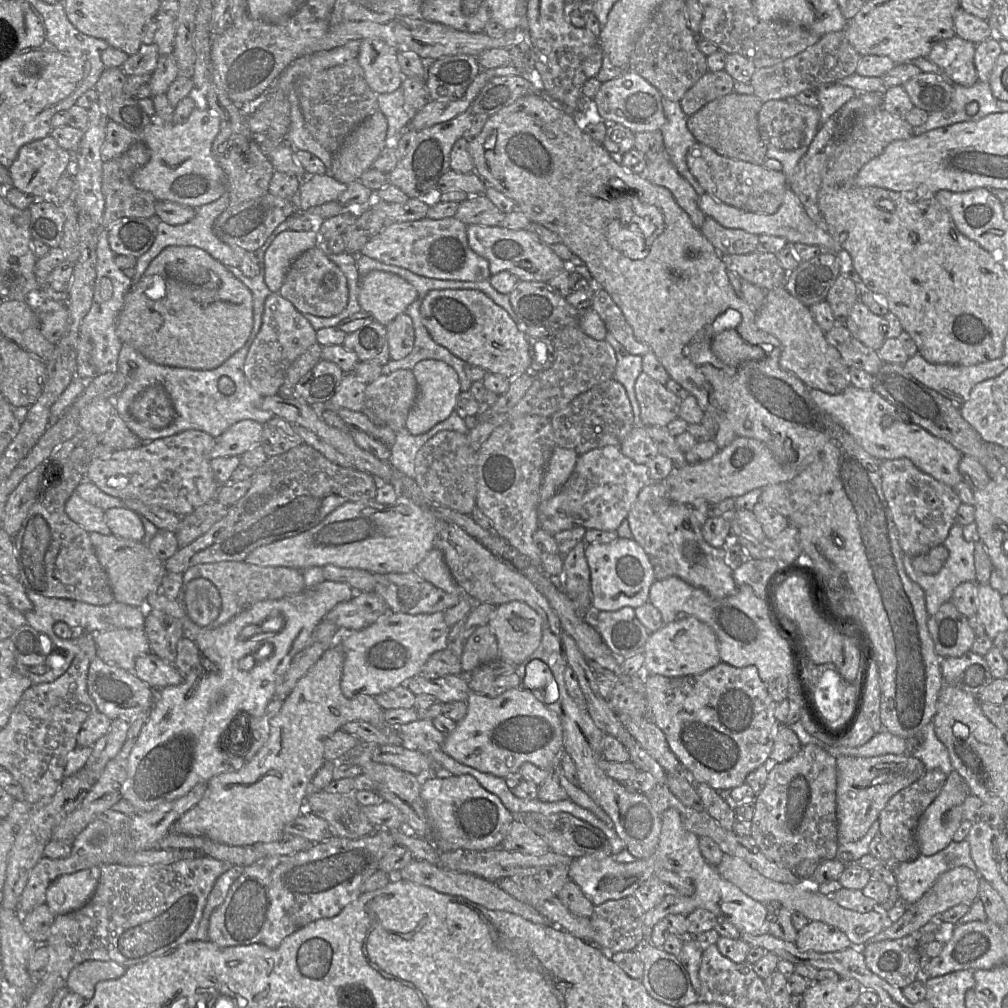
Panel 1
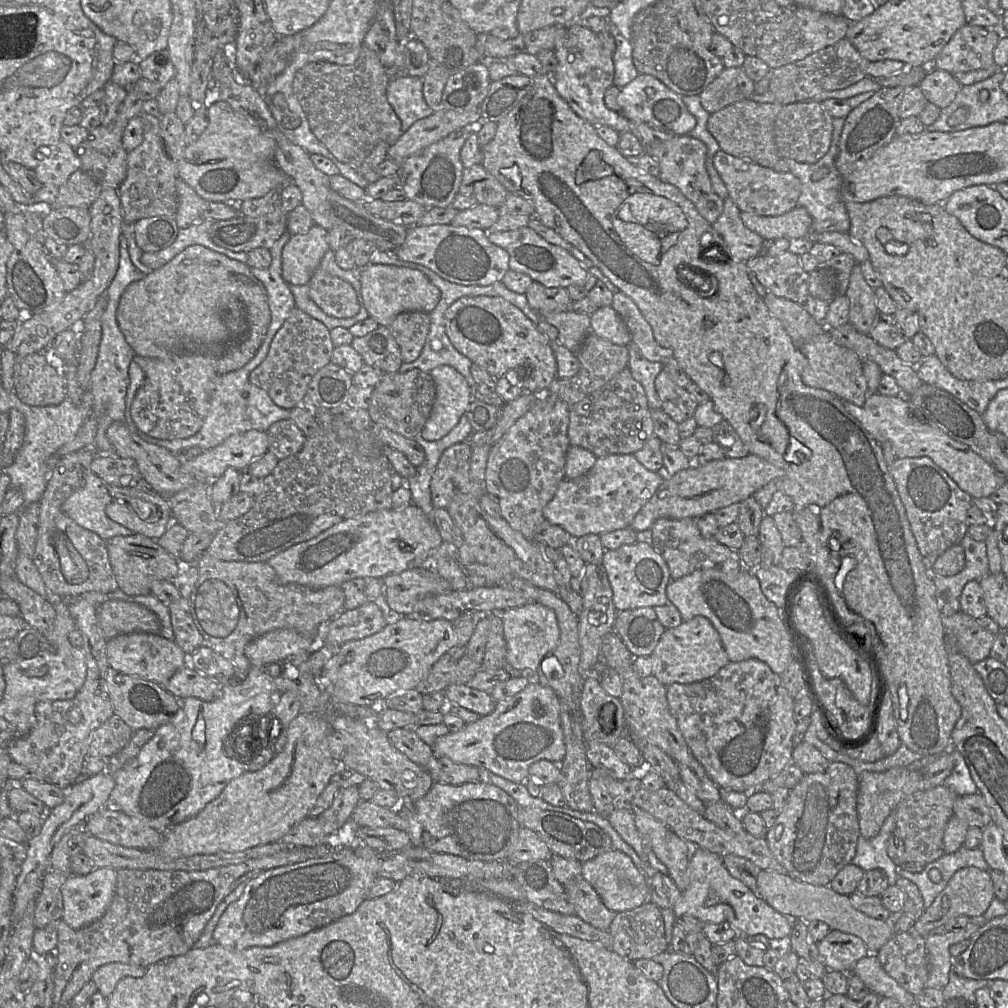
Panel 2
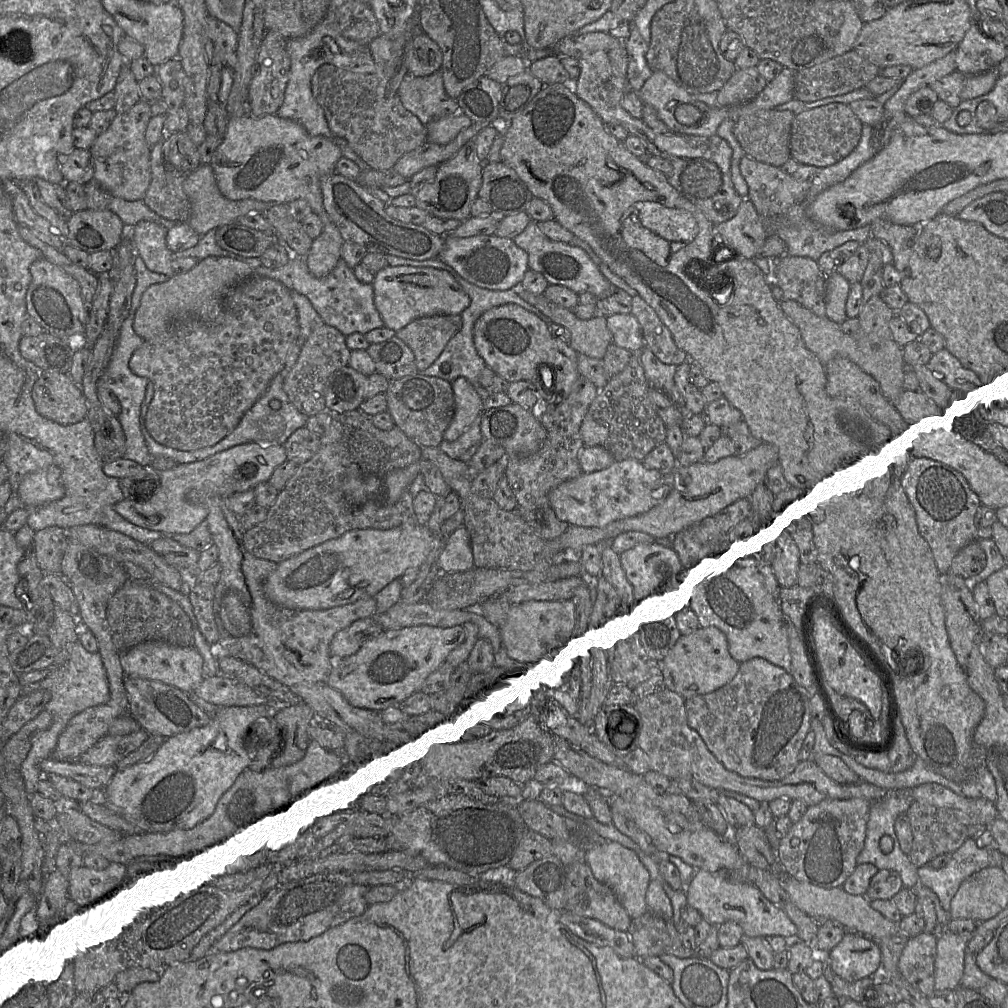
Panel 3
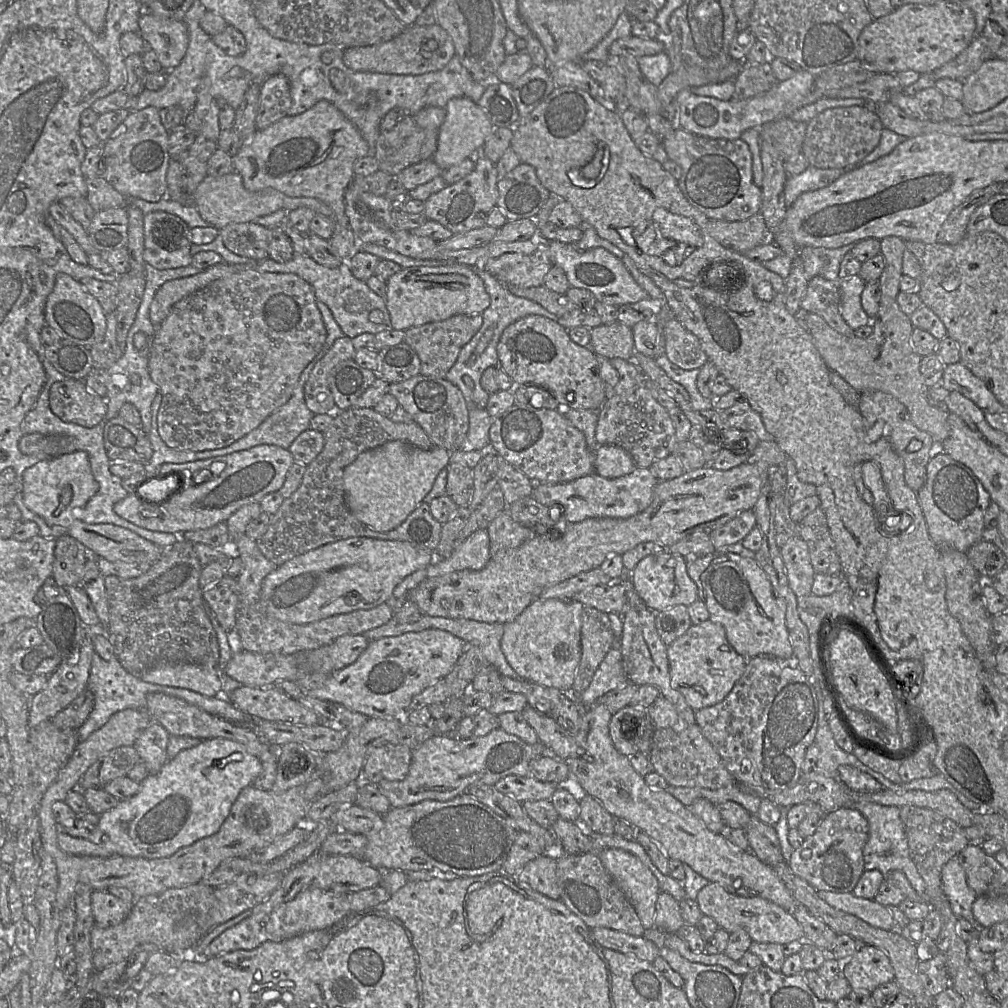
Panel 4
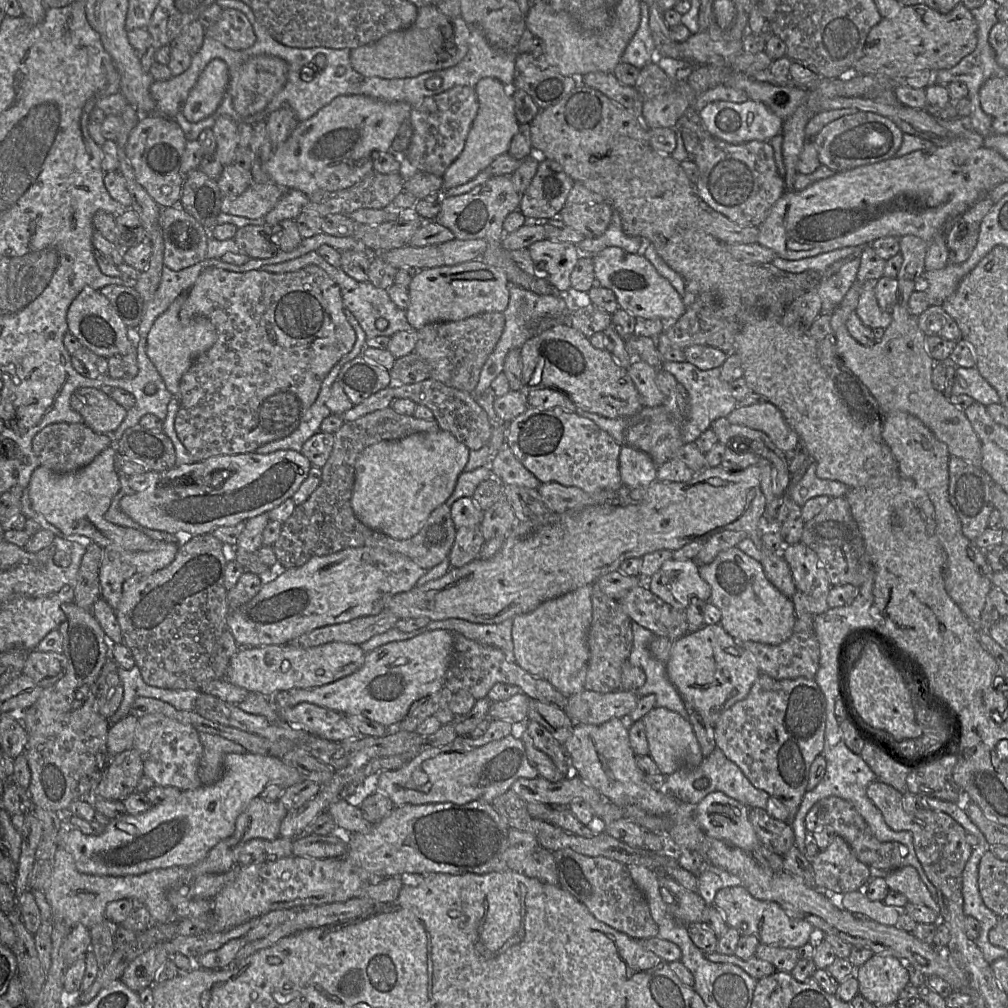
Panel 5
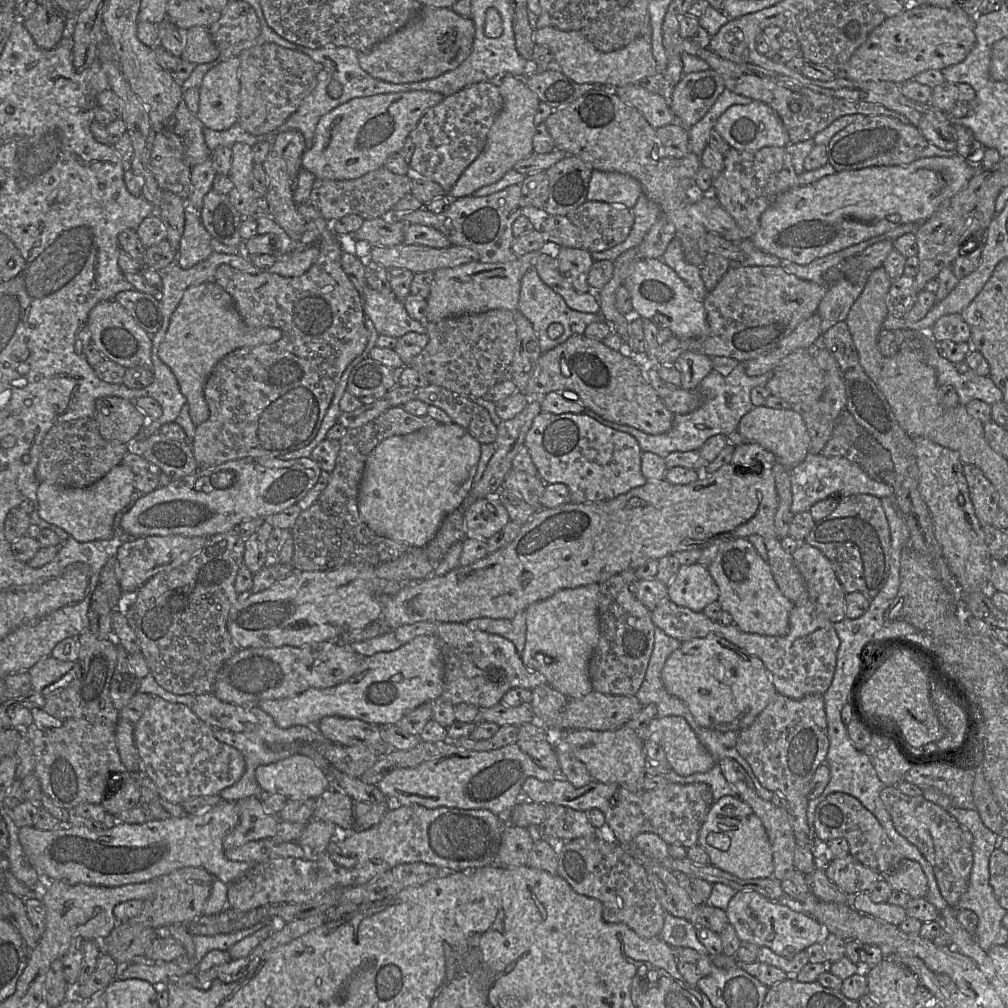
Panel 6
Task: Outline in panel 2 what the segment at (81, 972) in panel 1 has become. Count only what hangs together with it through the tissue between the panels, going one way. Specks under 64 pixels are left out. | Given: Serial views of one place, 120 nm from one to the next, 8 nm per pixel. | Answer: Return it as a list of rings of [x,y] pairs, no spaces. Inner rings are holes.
[[[109,963],[99,967],[93,974],[91,982],[98,989],[98,992],[109,997],[117,983],[126,977],[142,977],[146,973],[146,967],[123,963]]]

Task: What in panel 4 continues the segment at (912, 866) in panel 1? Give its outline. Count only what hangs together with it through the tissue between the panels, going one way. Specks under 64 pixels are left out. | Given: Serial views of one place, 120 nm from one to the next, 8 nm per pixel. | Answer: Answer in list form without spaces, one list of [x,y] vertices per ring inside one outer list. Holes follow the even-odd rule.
[[[957,856],[943,866],[941,880],[944,893],[955,916],[970,921],[977,931],[984,928],[974,919],[972,905],[978,896],[968,885],[966,872]]]

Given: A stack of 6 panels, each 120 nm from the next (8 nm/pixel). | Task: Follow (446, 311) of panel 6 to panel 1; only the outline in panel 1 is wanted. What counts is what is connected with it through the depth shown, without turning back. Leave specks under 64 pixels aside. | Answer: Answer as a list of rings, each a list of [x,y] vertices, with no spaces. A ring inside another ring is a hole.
[[[373,270],[360,278],[361,309],[385,327],[418,298],[416,288],[396,274]]]

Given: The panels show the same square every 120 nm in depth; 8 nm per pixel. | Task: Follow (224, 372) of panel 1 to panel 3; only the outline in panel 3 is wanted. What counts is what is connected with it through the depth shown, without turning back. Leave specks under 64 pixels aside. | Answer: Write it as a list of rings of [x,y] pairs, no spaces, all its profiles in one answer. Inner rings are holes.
[[[283,369],[272,379],[268,389],[260,397],[260,399],[243,415],[236,428],[213,446],[191,451],[181,451],[167,447],[155,441],[147,432],[143,422],[141,422],[141,430],[150,454],[152,457],[170,458],[177,464],[184,464],[206,459],[216,453],[245,443],[256,442],[262,445],[283,445],[294,431],[305,427],[308,418],[308,416],[298,411],[297,408],[290,402],[283,389],[283,378],[285,377],[286,372],[287,369]]]

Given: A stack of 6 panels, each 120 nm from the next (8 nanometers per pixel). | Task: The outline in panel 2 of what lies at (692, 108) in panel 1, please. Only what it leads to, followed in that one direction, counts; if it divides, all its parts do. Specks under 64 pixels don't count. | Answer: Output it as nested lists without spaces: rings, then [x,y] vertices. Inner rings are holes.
[[[742,67],[725,68],[700,94],[702,107],[710,114],[755,93],[755,82]]]

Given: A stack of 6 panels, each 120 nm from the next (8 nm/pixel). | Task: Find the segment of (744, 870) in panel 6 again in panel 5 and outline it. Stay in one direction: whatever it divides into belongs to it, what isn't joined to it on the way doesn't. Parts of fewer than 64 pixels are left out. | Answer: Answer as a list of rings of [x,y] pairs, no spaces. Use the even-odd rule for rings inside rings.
[[[725,793],[707,794],[695,807],[703,832],[751,853],[761,842],[749,821],[749,808]]]

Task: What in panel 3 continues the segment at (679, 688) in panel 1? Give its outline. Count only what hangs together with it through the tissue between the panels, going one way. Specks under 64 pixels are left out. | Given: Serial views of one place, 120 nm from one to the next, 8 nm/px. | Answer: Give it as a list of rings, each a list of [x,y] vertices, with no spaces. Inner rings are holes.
[[[764,658],[739,663],[733,679],[724,686],[685,699],[688,725],[696,730],[717,761],[743,778],[777,781],[791,774],[799,763],[799,752],[811,730],[810,699],[807,689],[797,684],[785,669]]]

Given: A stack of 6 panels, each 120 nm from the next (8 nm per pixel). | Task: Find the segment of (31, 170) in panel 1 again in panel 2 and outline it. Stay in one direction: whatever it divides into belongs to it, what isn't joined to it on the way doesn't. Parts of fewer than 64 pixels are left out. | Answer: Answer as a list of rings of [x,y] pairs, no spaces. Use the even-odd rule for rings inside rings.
[[[62,139],[48,148],[34,172],[42,185],[60,187],[72,173],[81,169],[81,162],[75,149]]]

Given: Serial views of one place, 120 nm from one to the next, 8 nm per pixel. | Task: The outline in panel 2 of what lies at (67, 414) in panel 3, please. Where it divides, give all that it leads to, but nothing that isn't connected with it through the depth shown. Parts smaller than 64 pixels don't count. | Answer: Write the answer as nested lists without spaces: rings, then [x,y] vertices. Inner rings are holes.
[[[42,353],[18,359],[14,386],[19,399],[31,406],[58,405],[67,398],[66,380]]]

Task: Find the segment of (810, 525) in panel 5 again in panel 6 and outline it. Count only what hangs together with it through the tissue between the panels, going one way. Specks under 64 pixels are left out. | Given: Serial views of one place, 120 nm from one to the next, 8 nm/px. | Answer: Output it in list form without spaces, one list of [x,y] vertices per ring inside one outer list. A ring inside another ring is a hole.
[[[860,494],[841,498],[831,514],[816,521],[804,542],[818,549],[830,561],[846,594],[859,592],[871,600],[879,594],[888,579],[891,533],[881,499],[875,496]]]

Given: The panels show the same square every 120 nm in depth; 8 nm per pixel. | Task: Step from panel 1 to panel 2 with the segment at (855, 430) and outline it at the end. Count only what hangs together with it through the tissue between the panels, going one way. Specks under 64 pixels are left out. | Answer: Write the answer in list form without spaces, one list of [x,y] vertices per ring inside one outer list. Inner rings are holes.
[[[871,392],[862,406],[844,401],[844,407],[857,418],[865,429],[880,443],[890,442],[895,456],[929,457],[972,498],[989,498],[1006,483],[994,467],[975,453],[969,446],[954,440],[941,430],[920,420],[912,411],[906,397],[888,396]]]

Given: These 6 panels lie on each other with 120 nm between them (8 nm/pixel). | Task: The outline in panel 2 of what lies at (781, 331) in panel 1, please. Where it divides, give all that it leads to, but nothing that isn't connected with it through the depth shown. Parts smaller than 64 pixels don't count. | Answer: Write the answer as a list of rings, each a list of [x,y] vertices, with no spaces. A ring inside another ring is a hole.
[[[828,329],[805,342],[799,349],[807,359],[802,372],[802,380],[806,385],[833,393],[856,406],[865,403],[871,392],[863,374],[862,361],[855,352],[837,344]]]

